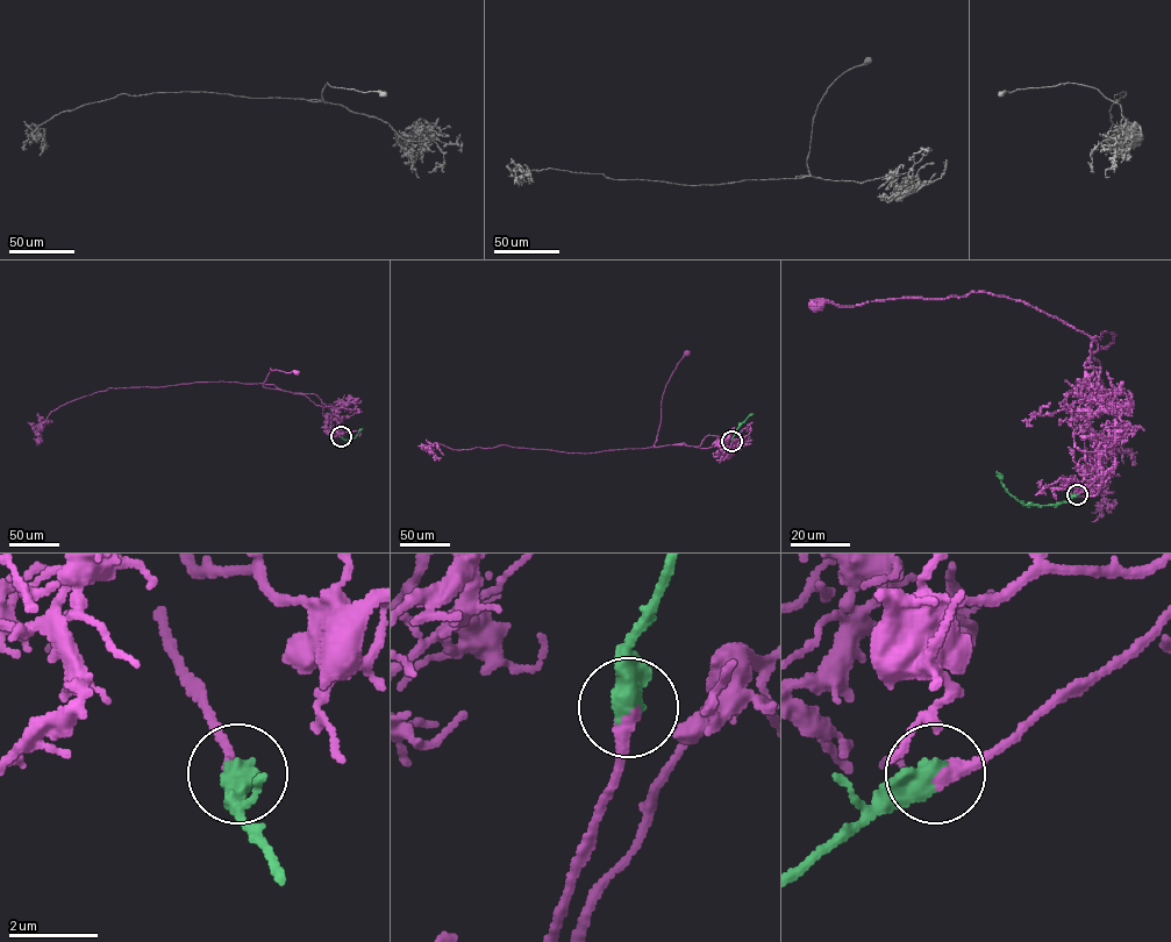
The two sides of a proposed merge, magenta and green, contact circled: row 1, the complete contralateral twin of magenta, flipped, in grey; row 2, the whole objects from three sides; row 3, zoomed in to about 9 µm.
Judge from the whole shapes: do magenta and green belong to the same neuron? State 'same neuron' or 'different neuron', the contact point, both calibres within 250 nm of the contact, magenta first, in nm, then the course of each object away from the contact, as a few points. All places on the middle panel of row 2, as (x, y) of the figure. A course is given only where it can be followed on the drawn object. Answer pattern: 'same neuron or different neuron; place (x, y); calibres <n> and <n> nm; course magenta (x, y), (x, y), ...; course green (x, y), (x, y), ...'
same neuron; place (732, 441); calibres 380 and 600 nm; course magenta (732, 440), (729, 449), (733, 441), (728, 440), (705, 448), (684, 443), (654, 447), (666, 384), (686, 352); course green (732, 440), (736, 429), (754, 413)

